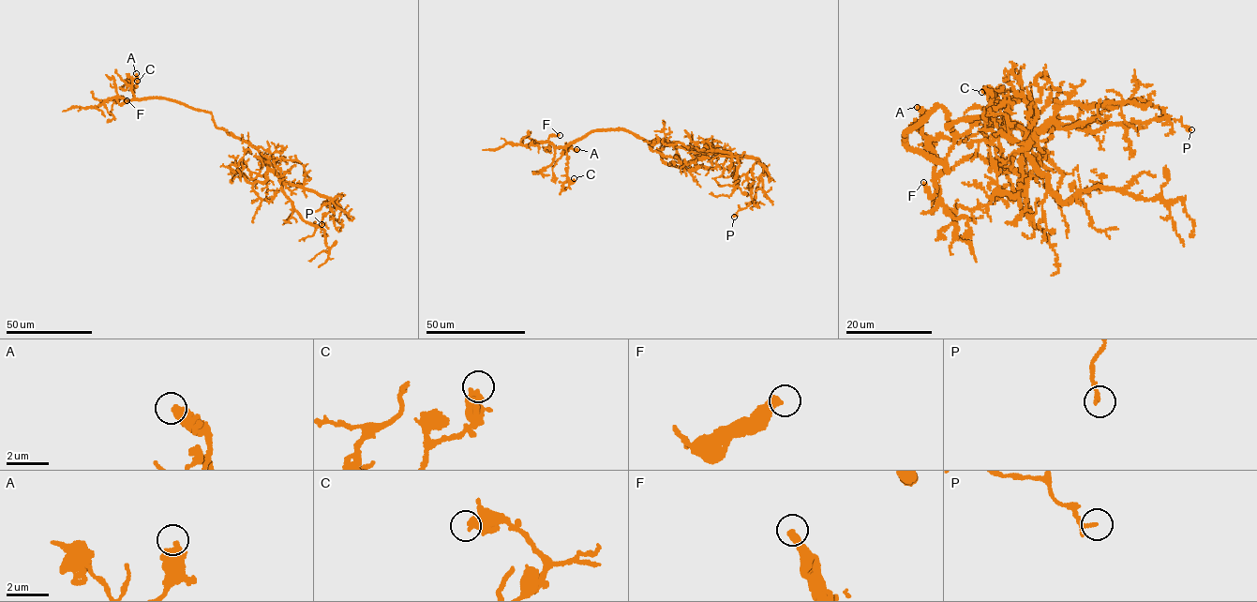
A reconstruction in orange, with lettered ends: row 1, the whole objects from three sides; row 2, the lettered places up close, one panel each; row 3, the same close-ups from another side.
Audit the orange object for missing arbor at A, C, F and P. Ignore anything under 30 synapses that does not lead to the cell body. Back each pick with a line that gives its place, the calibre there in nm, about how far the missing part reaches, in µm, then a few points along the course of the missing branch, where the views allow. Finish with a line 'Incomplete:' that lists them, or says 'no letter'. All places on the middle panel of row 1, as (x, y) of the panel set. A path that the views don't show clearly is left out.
Incomplete: no letter

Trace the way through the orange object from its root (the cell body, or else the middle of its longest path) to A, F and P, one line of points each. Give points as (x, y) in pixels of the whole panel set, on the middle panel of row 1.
A: (663, 159), (659, 139), (650, 144), (622, 129), (591, 131), (567, 145), (576, 149)
F: (663, 159), (659, 139), (650, 144), (622, 129), (591, 131), (556, 147), (546, 142), (550, 136), (560, 135)
P: (663, 159), (689, 170), (710, 153), (751, 156), (757, 160), (763, 173), (755, 198), (734, 217)

